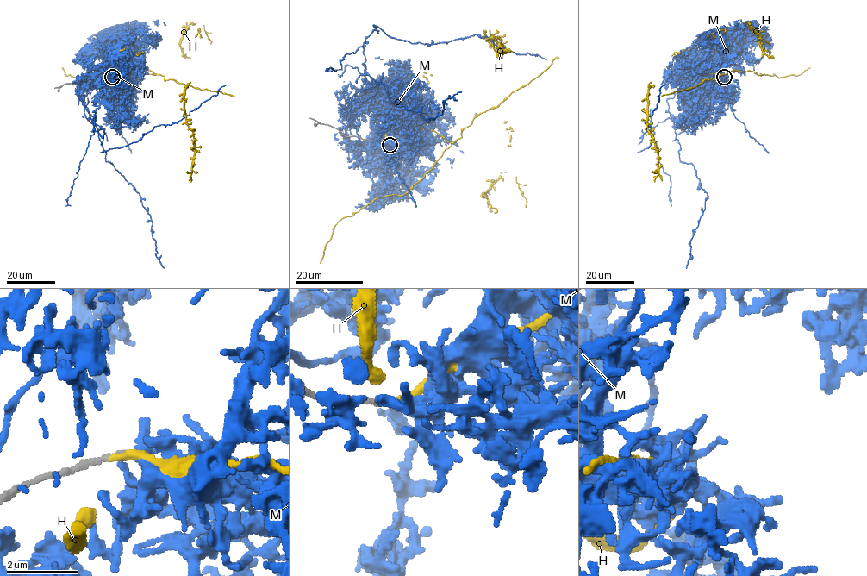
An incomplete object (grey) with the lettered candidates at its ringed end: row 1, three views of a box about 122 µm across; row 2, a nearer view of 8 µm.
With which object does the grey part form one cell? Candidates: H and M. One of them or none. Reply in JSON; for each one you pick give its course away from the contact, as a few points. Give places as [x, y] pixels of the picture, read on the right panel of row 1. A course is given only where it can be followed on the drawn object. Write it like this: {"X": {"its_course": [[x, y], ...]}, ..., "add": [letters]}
{"add": ["H"]}

